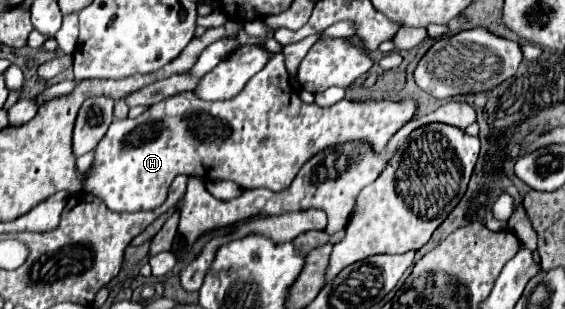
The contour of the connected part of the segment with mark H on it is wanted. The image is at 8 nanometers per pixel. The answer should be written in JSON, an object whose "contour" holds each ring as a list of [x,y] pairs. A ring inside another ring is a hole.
{"contour":[[[272,54],[272,56],[270,56],[270,62],[268,62],[258,74],[254,74],[254,76],[250,78],[250,82],[244,86],[244,90],[242,90],[238,96],[234,96],[232,100],[224,100],[224,102],[204,102],[204,100],[196,98],[192,92],[180,92],[180,94],[176,94],[176,96],[170,98],[170,100],[162,100],[162,102],[150,106],[142,116],[138,116],[138,118],[134,118],[134,120],[130,120],[130,118],[128,118],[128,120],[114,120],[114,122],[110,124],[108,132],[104,134],[104,138],[102,138],[102,140],[98,142],[98,146],[94,148],[94,162],[92,162],[92,168],[90,168],[88,176],[86,176],[86,180],[84,180],[84,192],[98,196],[98,198],[100,198],[104,204],[108,204],[108,208],[112,208],[114,212],[140,212],[140,210],[154,210],[154,208],[158,208],[158,206],[166,200],[168,188],[170,188],[172,180],[174,180],[178,174],[194,176],[194,178],[200,178],[200,180],[204,180],[204,182],[232,180],[232,182],[236,182],[236,184],[238,184],[240,188],[244,188],[244,190],[248,190],[248,188],[270,188],[270,190],[278,192],[278,190],[288,188],[290,182],[294,180],[294,176],[298,174],[298,170],[302,168],[302,164],[308,162],[314,154],[322,152],[324,148],[358,140],[358,142],[366,142],[366,144],[372,148],[374,154],[384,152],[386,142],[390,140],[390,136],[392,136],[402,124],[406,124],[406,122],[412,118],[414,110],[416,110],[416,102],[412,102],[412,100],[408,100],[408,102],[386,102],[386,100],[380,100],[380,102],[372,102],[372,100],[370,100],[370,102],[348,102],[348,100],[340,100],[340,102],[336,102],[334,106],[328,106],[328,108],[320,108],[320,106],[316,106],[316,104],[304,104],[304,102],[298,98],[298,94],[292,92],[292,88],[290,88],[290,84],[288,84],[288,72],[286,72],[286,68],[284,68],[284,56],[282,56],[282,54]]]}

